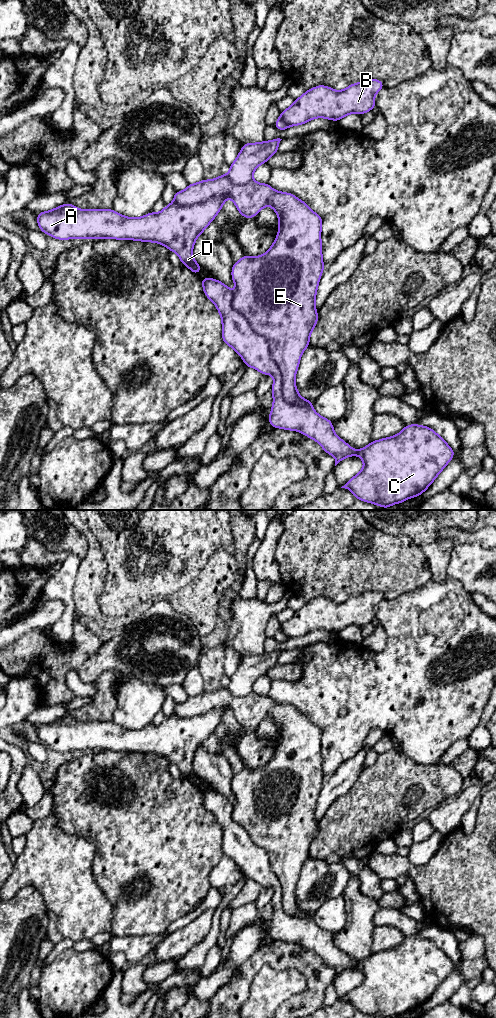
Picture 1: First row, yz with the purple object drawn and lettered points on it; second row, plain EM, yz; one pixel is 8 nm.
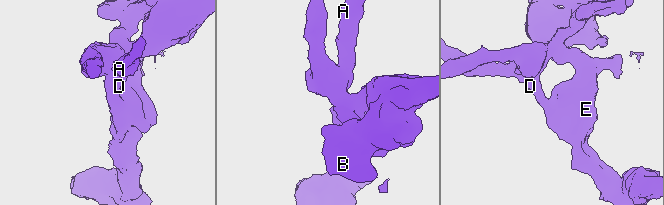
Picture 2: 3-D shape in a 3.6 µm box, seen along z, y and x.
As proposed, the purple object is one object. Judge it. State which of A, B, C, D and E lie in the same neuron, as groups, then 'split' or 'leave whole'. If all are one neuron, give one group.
groups A C D / B E; split

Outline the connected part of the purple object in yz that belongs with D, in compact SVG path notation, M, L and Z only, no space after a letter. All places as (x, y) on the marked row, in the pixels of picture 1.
M217 195L187 206L173 202L160 213L151 211L138 218L123 216L112 209L82 210L68 203L38 213L36 220L42 232L58 240L111 238L157 242L176 252L181 264L197 275L202 267L193 258L193 246L228 197Z

